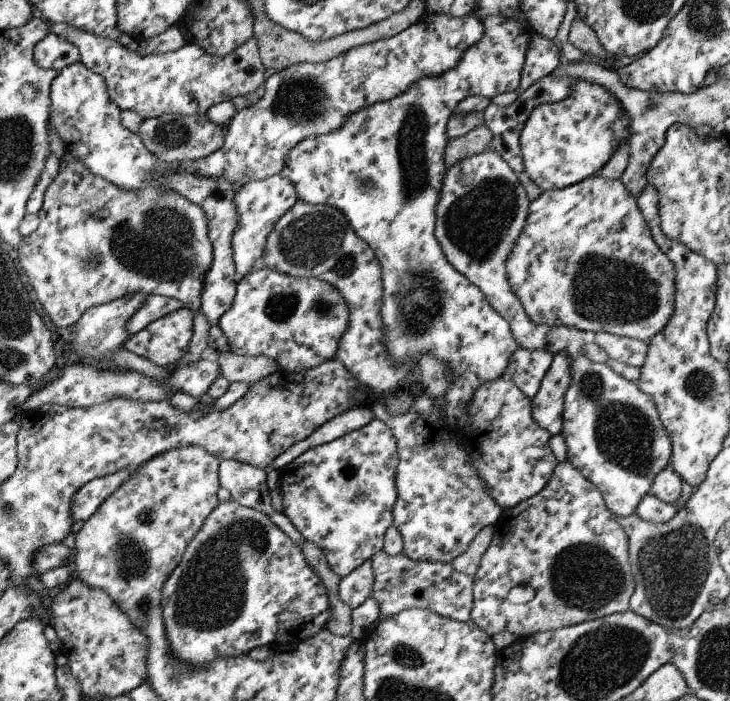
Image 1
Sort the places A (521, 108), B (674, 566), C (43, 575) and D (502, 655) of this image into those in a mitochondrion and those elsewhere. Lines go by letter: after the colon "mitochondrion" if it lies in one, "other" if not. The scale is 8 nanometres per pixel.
A: other
B: mitochondrion
C: other
D: other

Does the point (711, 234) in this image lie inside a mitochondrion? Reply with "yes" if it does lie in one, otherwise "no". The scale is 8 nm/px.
yes

